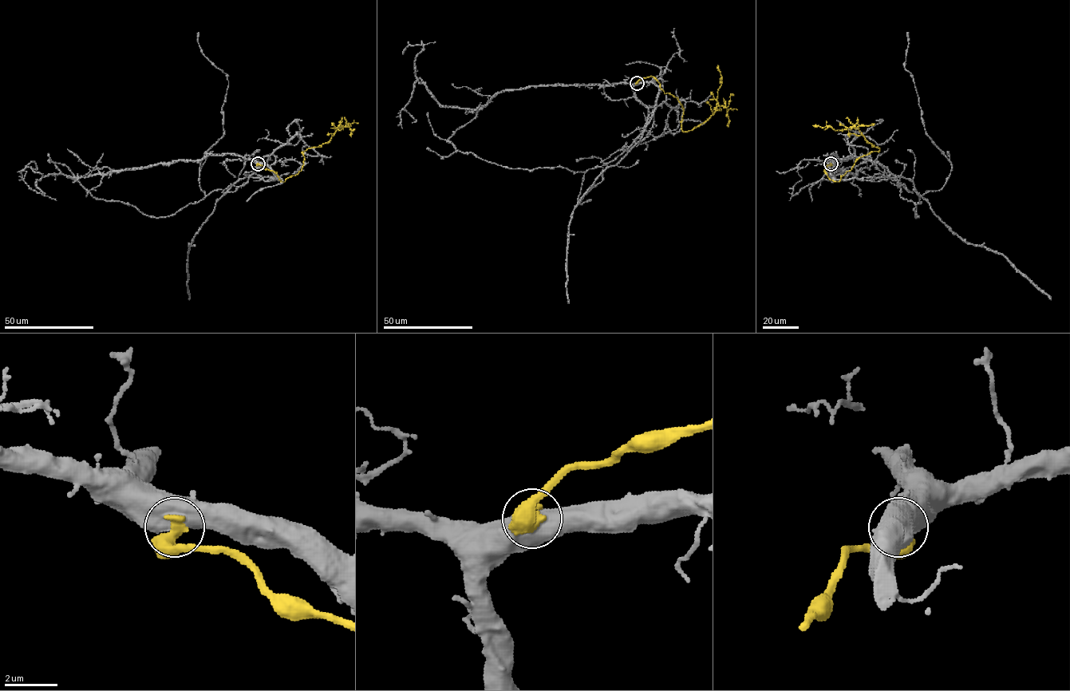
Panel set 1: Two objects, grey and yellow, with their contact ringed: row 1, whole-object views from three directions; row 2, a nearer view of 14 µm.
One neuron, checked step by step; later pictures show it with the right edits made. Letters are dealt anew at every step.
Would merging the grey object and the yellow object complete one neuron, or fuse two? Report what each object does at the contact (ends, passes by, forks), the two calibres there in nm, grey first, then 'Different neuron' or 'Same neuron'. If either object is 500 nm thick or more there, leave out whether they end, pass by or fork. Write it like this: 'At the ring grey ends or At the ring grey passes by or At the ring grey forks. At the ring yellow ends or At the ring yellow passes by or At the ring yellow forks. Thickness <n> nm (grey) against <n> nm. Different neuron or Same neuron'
Thickness 800 nm (grey) against 440 nm. Different neuron

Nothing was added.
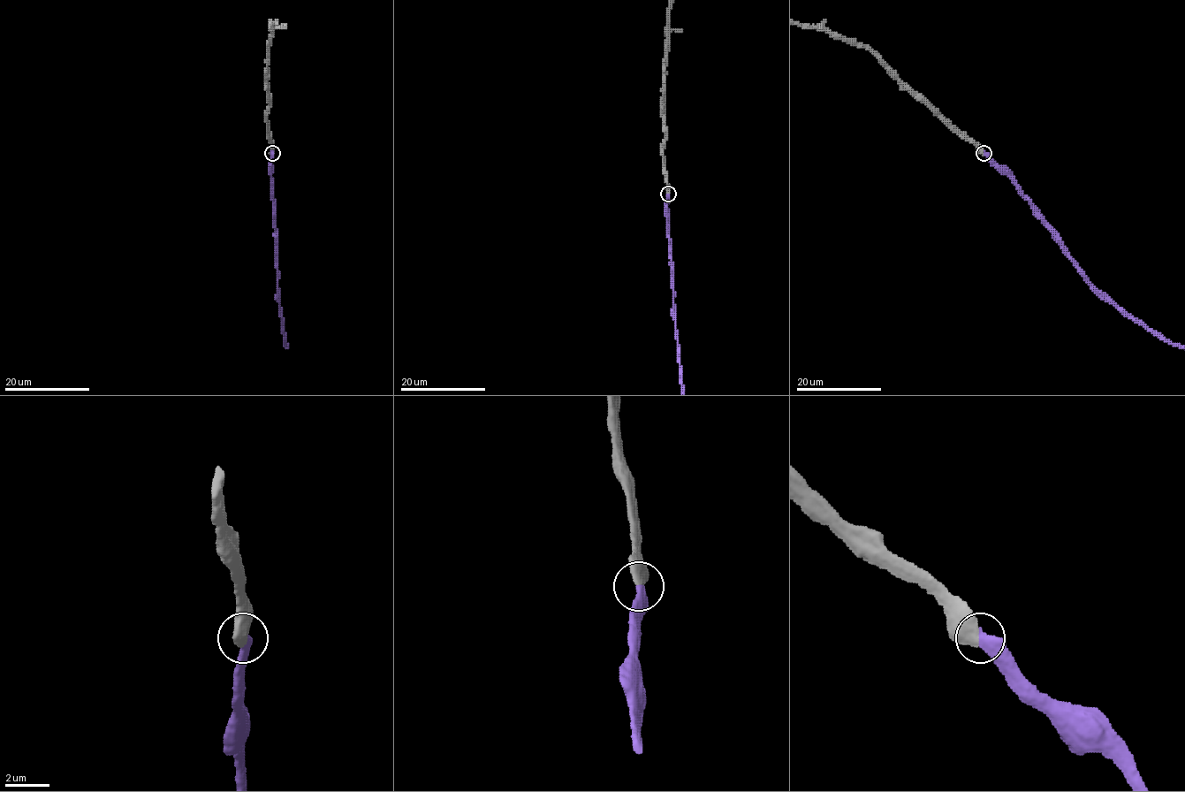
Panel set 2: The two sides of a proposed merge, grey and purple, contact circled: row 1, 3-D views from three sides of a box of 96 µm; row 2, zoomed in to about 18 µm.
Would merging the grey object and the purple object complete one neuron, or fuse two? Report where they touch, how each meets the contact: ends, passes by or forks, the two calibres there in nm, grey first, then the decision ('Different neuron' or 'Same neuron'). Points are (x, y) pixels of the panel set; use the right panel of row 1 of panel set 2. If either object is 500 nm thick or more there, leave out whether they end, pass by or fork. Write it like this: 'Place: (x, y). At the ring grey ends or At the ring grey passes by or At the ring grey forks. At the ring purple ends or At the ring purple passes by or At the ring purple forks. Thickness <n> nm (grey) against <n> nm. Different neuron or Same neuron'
Place: (983, 153). Thickness 650 nm (grey) against 480 nm. Same neuron

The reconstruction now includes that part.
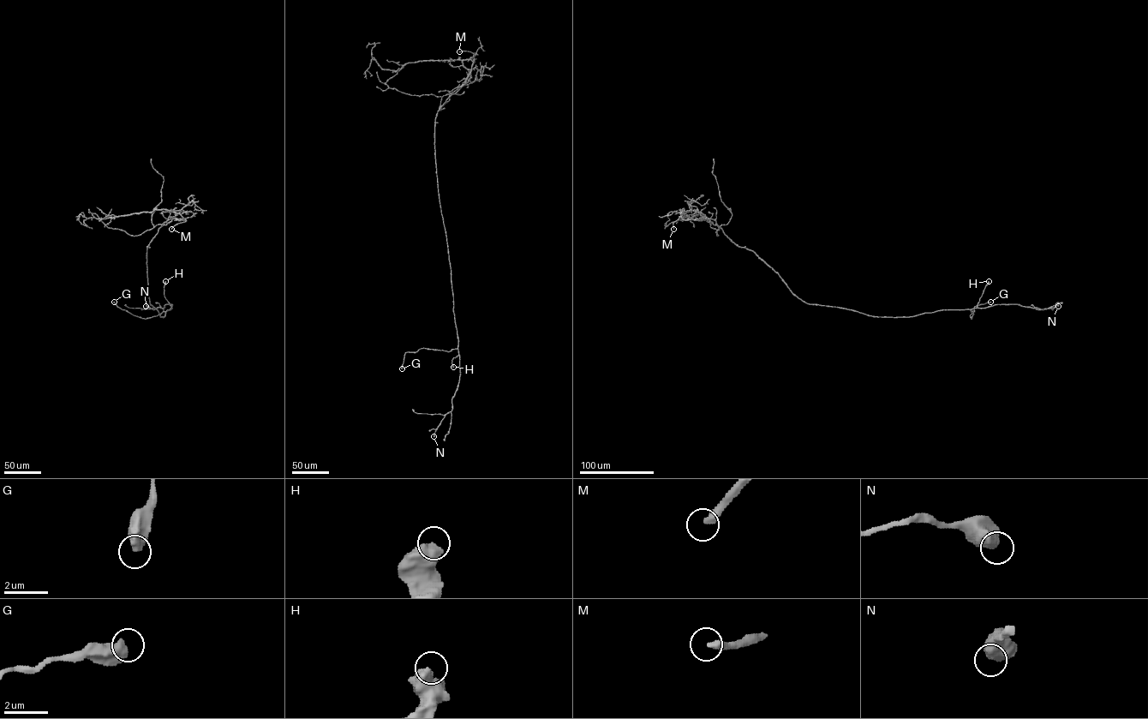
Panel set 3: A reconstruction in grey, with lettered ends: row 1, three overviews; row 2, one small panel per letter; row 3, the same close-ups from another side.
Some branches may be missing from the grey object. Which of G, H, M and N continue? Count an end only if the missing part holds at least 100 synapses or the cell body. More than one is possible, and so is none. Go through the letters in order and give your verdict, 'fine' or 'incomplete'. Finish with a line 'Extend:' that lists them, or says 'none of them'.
G: fine
H: fine
M: incomplete
N: fine
Extend: M

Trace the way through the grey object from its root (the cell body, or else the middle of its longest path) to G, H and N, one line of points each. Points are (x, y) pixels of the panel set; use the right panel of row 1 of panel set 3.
G: (793, 293), (810, 303), (881, 317), (969, 309), (973, 314), (971, 319), (975, 307), (990, 302)
H: (793, 293), (810, 304), (854, 310), (875, 316), (907, 317), (942, 310), (976, 308), (989, 281)
N: (793, 293), (810, 303), (881, 317), (907, 317), (997, 304), (1019, 304), (1042, 309), (1058, 306)

